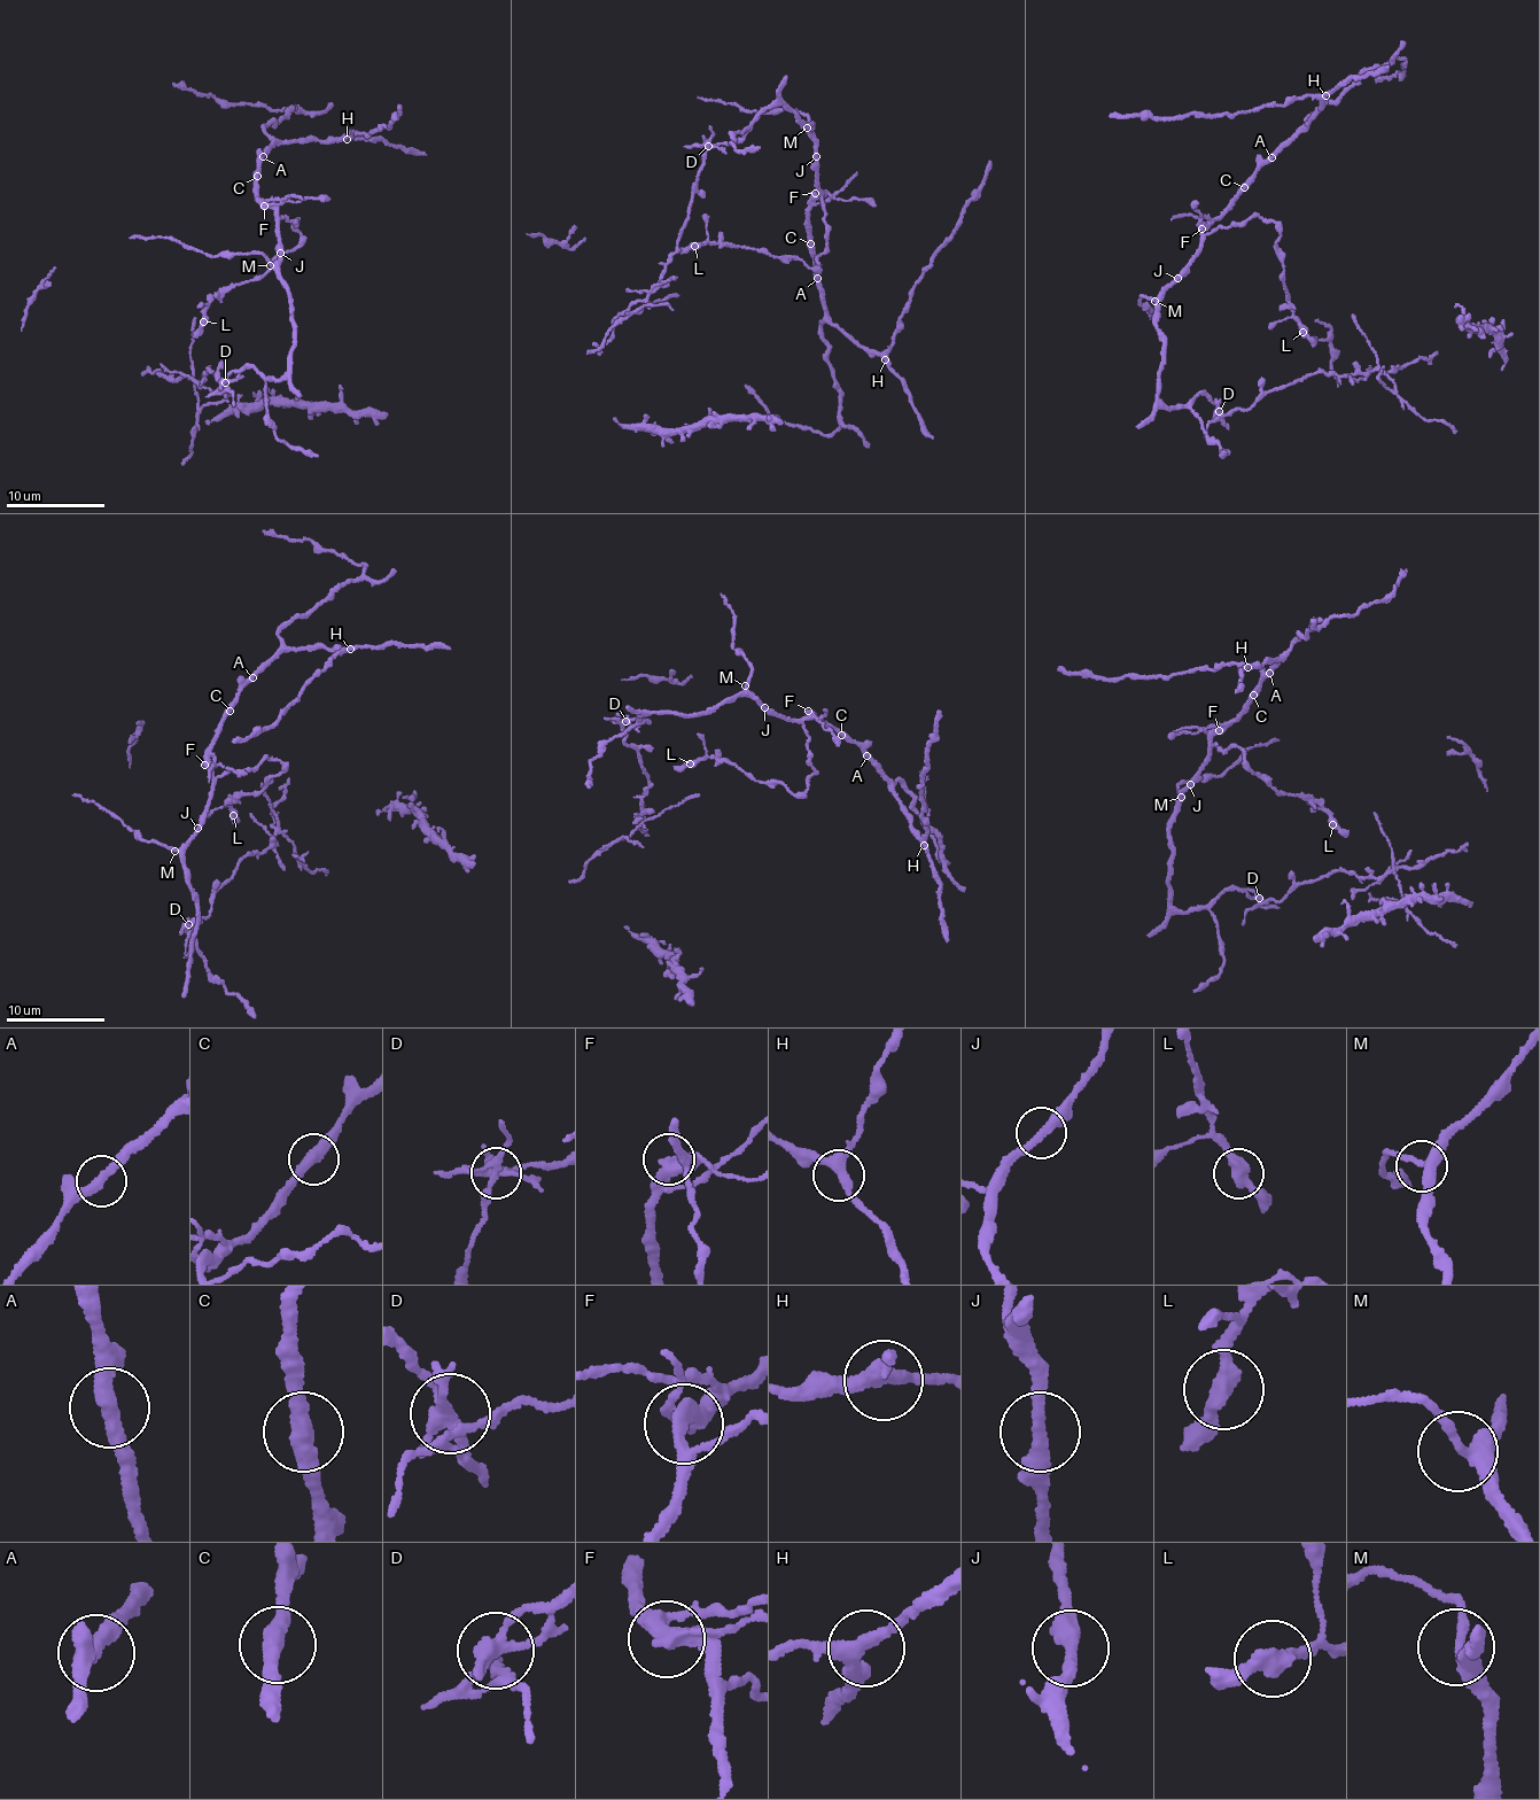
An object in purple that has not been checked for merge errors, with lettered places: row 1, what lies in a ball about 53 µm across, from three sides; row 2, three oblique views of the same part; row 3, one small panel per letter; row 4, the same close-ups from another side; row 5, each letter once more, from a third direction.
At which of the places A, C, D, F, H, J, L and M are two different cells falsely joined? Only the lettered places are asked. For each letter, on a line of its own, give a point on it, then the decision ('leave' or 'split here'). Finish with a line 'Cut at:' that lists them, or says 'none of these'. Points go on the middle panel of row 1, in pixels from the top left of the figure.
A: place (817, 278); leave
C: place (810, 243); leave
D: place (708, 146); split here
F: place (815, 193); split here
H: place (885, 359); leave
J: place (816, 156); leave
L: place (694, 246); leave
M: place (807, 127); leave
Cut at: D, F

